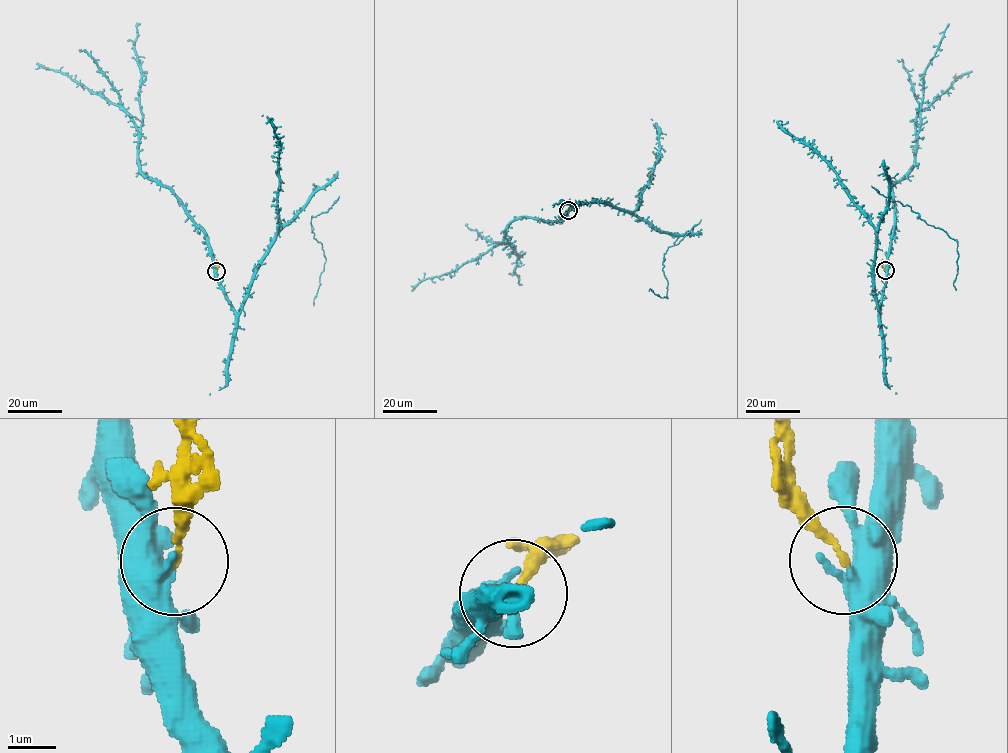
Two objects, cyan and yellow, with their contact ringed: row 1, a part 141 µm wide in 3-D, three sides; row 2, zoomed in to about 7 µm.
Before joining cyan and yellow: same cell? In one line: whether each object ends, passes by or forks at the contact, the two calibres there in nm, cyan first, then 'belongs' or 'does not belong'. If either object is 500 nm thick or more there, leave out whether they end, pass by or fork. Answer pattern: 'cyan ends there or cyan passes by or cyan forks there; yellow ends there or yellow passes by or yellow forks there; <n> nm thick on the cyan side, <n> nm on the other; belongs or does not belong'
550 nm thick on the cyan side, 170 nm on the other; does not belong

